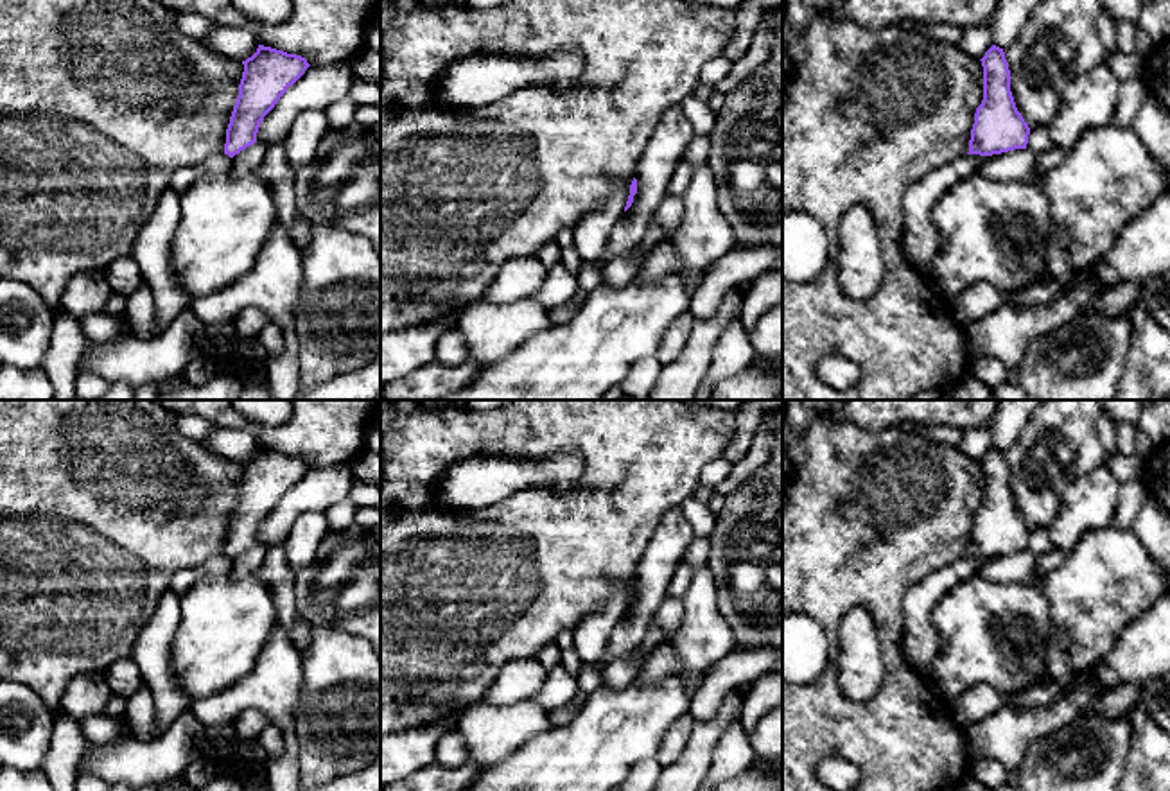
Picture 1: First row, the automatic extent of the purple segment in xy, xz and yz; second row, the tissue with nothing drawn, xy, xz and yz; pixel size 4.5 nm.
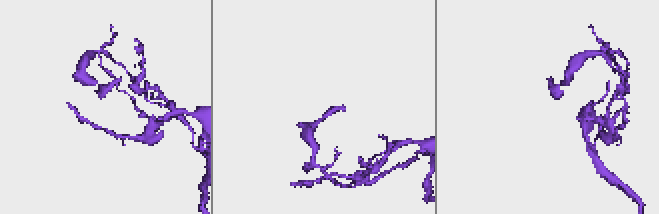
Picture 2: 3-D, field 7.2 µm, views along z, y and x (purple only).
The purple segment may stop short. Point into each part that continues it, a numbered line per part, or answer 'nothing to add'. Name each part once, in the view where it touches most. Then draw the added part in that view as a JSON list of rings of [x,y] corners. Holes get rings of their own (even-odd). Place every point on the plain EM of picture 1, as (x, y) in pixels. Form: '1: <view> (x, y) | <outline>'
nothing to add

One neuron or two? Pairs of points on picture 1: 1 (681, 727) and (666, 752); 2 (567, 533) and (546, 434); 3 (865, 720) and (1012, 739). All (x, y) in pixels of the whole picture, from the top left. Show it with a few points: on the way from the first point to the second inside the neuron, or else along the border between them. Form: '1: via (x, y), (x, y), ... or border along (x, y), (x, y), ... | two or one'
1: via (679, 732), (672, 747) | one
2: via (600, 501), (605, 490), (605, 465), (578, 438) | one
3: border along (962, 730), (969, 759) | two

